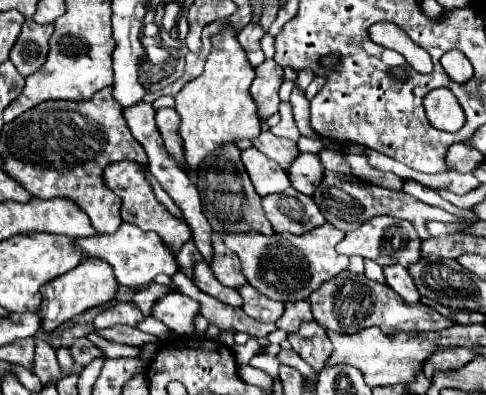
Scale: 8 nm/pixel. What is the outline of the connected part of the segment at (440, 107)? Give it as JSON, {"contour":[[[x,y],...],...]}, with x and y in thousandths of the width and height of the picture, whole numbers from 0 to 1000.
{"contour":[[[918,223],[885,228],[872,248],[872,273],[885,314],[901,329],[938,334],[955,314],[955,284],[938,243]]]}

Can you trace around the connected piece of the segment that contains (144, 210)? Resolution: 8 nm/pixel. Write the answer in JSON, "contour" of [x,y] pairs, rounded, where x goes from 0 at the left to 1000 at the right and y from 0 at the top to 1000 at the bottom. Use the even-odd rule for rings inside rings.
{"contour":[[[251,405],[251,410],[235,410],[235,415],[222,415],[214,425],[214,466],[239,491],[251,501],[251,527],[247,527],[247,547],[251,547],[251,562],[267,562],[292,582],[317,582],[333,613],[358,638],[358,648],[366,643],[370,623],[391,608],[395,587],[387,577],[383,562],[358,552],[317,496],[305,456],[296,451],[296,430],[292,430],[292,415],[284,410],[263,410],[263,405]]]}

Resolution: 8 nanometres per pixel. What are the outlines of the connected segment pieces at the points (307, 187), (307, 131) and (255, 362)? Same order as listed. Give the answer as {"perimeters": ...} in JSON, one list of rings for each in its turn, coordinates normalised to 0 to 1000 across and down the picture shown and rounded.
{"perimeters":[[[[617,390],[613,405],[605,405],[605,420],[597,420],[593,451],[613,486],[642,496],[667,451],[667,425],[650,390]]],[[[605,218],[595,256],[601,263],[605,304],[617,339],[630,349],[654,349],[654,339],[638,319],[638,258],[630,253],[626,233],[617,233]]],[[[556,871],[556,876],[543,881],[543,891],[539,891],[535,901],[523,901],[523,906],[514,911],[514,927],[543,937],[543,942],[556,947],[560,957],[572,957],[572,927],[576,927],[572,891],[576,891],[576,876],[572,876],[572,871]]]]}

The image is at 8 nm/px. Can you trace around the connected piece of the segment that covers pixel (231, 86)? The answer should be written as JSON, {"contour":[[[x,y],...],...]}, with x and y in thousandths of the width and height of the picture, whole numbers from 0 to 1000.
{"contour":[[[465,66],[453,86],[436,91],[436,132],[424,152],[420,182],[362,238],[358,278],[370,294],[366,339],[374,349],[379,405],[387,420],[383,435],[391,446],[412,430],[412,410],[420,410],[428,390],[440,390],[461,365],[490,359],[502,349],[523,354],[535,339],[527,268],[510,233],[519,203],[523,177],[486,101],[486,81]]]}

